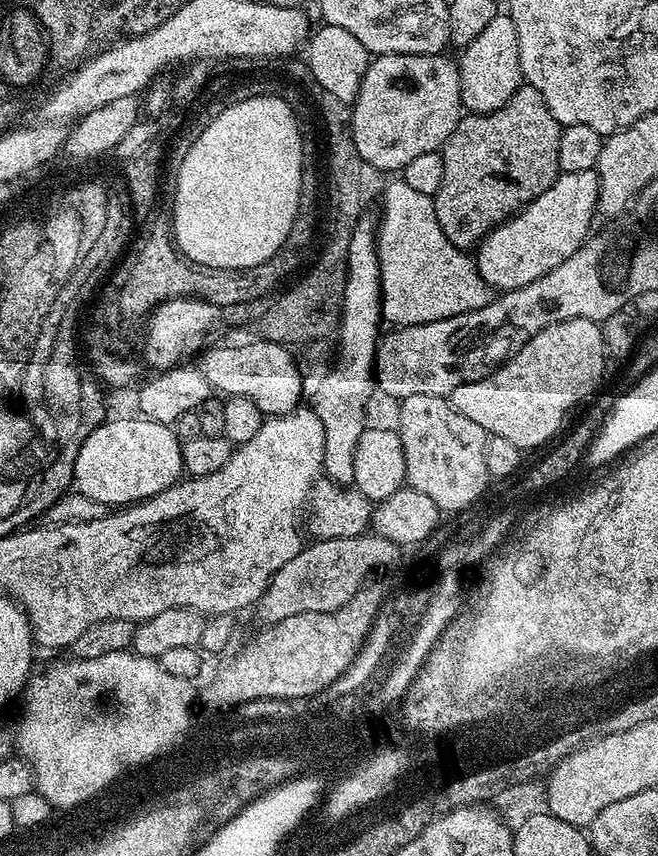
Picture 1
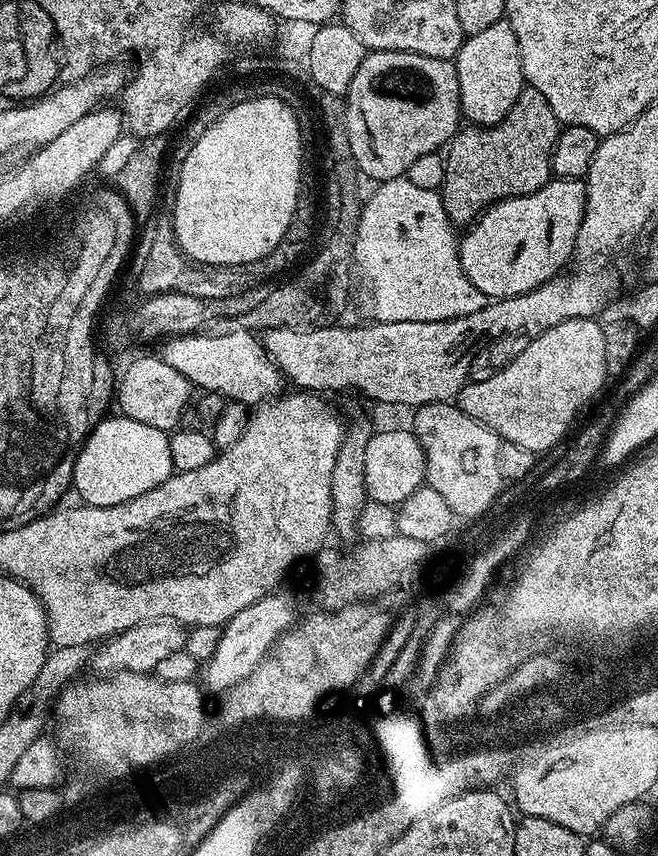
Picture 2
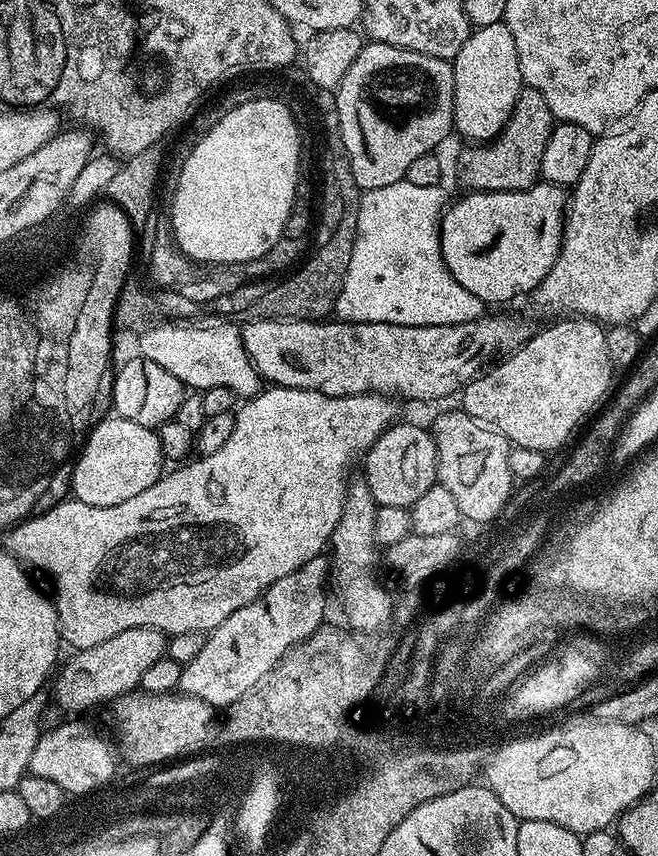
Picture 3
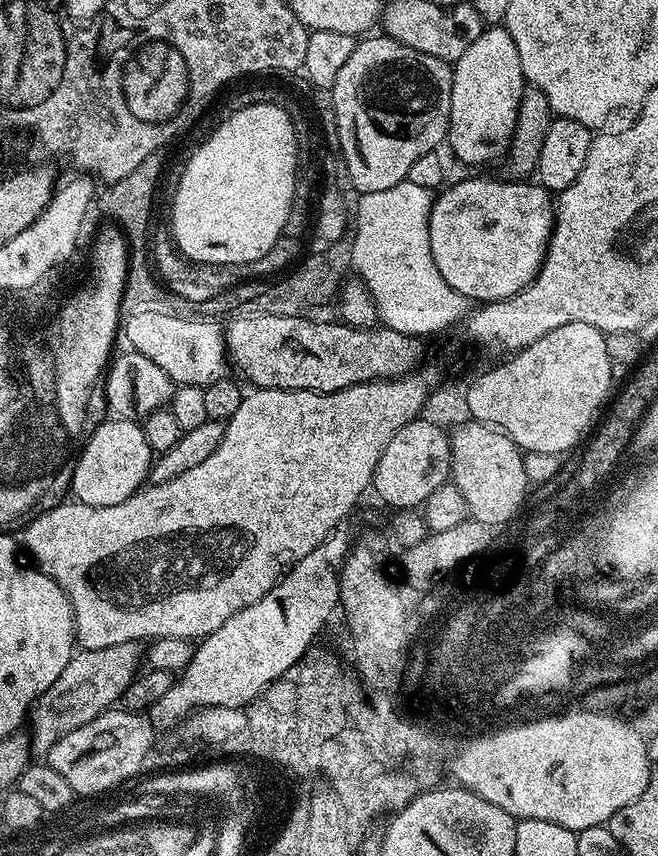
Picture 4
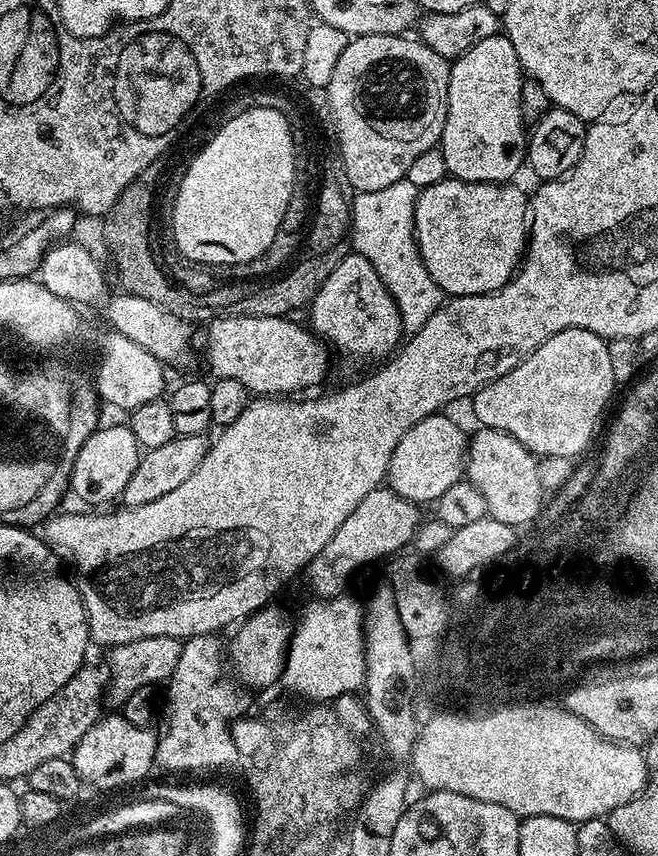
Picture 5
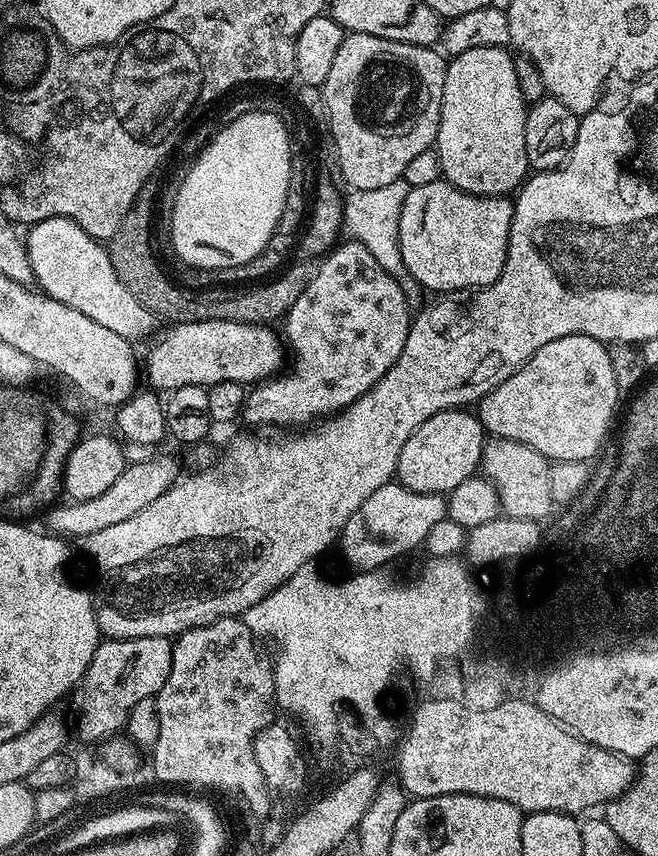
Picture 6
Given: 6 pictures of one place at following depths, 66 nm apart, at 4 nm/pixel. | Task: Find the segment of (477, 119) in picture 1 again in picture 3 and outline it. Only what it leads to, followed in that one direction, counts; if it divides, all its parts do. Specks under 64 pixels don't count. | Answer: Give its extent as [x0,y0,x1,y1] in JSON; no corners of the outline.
[460,87,554,192]

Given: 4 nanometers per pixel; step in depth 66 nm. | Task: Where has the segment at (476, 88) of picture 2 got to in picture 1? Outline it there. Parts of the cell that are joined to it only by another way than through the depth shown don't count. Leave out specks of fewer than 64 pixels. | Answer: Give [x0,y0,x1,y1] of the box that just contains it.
[459,15,524,113]

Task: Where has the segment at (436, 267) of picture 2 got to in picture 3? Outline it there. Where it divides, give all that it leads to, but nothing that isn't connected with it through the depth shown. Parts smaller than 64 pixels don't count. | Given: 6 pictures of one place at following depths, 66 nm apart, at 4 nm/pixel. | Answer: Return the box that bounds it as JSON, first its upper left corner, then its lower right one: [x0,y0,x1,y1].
[335,179,486,326]

